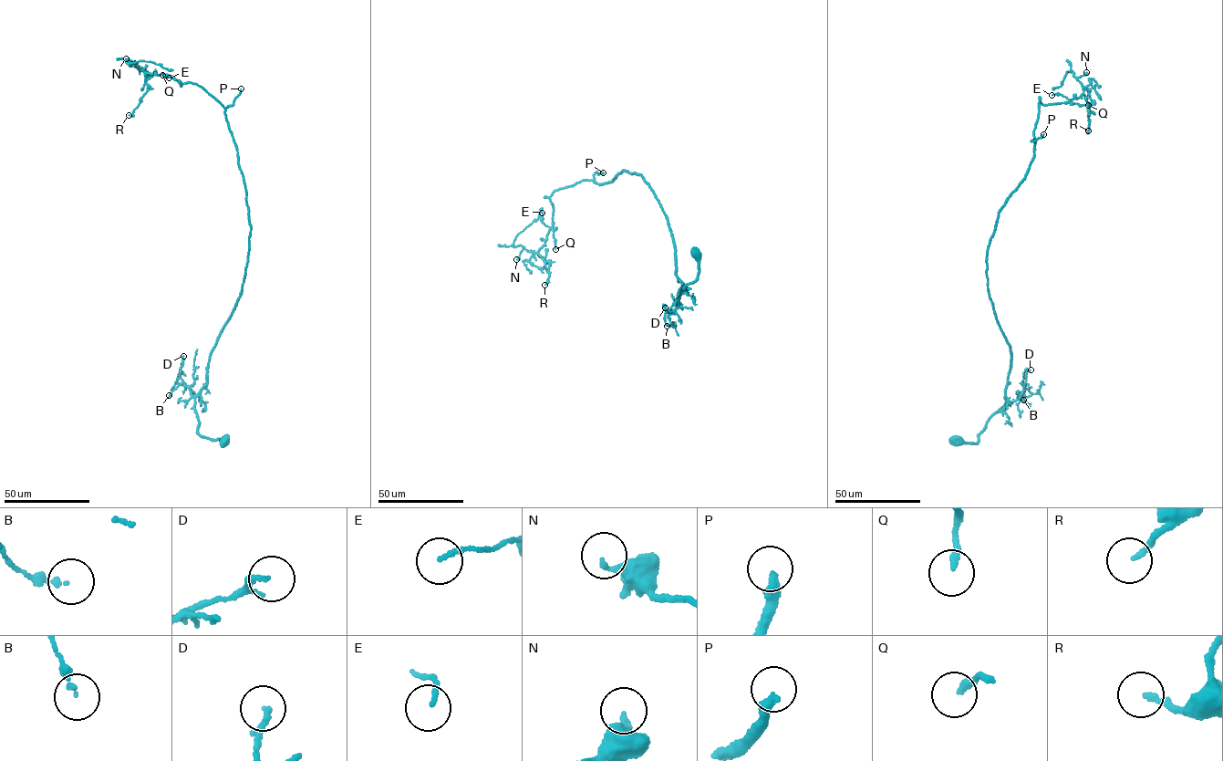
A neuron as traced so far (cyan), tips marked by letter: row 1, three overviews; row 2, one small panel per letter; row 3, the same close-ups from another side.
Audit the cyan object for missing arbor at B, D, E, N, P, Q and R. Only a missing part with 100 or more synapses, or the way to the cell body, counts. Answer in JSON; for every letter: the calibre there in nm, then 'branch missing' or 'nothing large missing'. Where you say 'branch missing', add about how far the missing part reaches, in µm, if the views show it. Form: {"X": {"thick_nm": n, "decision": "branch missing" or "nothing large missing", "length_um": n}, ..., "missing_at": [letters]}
{"B": {"thick_nm": 150, "decision": "nothing large missing"}, "D": {"thick_nm": 170, "decision": "nothing large missing"}, "E": {"thick_nm": 150, "decision": "nothing large missing"}, "N": {"thick_nm": 190, "decision": "nothing large missing"}, "P": {"thick_nm": 320, "decision": "branch missing", "length_um": 190}, "Q": {"thick_nm": 200, "decision": "nothing large missing"}, "R": {"thick_nm": 180, "decision": "nothing large missing"}, "missing_at": ["P"]}

